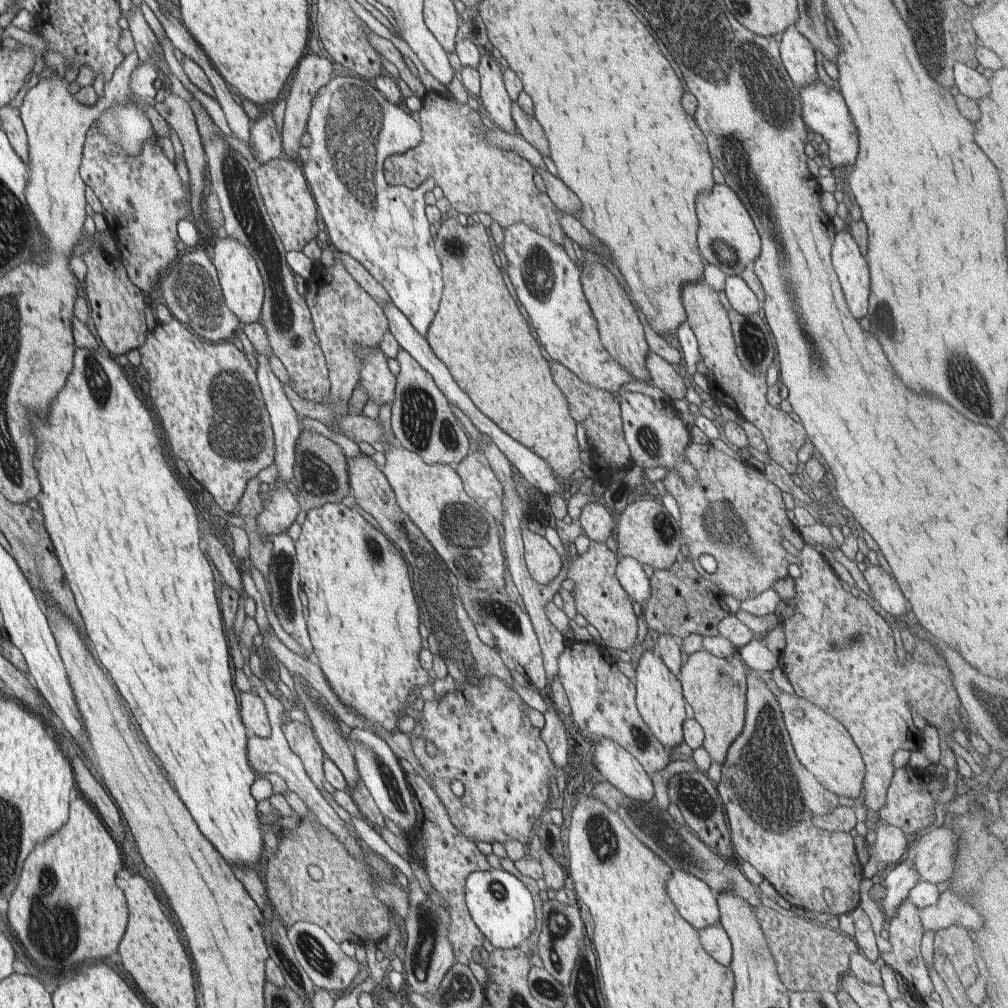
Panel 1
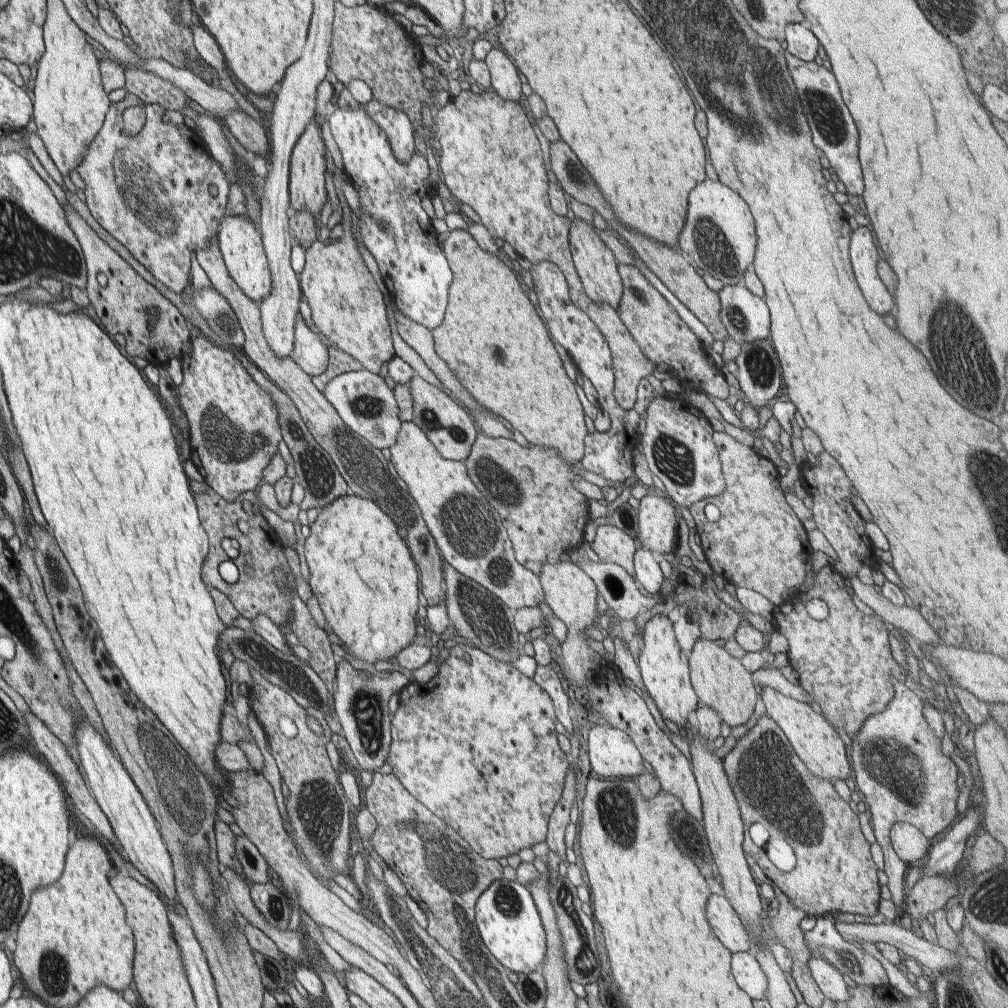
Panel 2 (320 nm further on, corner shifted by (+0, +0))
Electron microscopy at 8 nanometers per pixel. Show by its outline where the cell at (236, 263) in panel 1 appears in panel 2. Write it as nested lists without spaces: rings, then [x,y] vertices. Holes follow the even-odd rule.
[[[246,215],[226,216],[219,227],[218,247],[232,280],[248,299],[258,302],[271,292],[271,274],[264,252],[261,234],[256,225]]]

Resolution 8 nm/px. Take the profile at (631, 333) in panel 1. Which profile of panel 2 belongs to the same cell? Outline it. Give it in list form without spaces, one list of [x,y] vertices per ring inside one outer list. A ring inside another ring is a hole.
[[[572,217],[569,240],[572,261],[582,282],[585,294],[596,304],[610,304],[614,310],[618,310],[624,285],[617,270],[619,264],[615,260],[612,250],[602,242],[600,236],[594,230],[594,226],[577,217]]]

